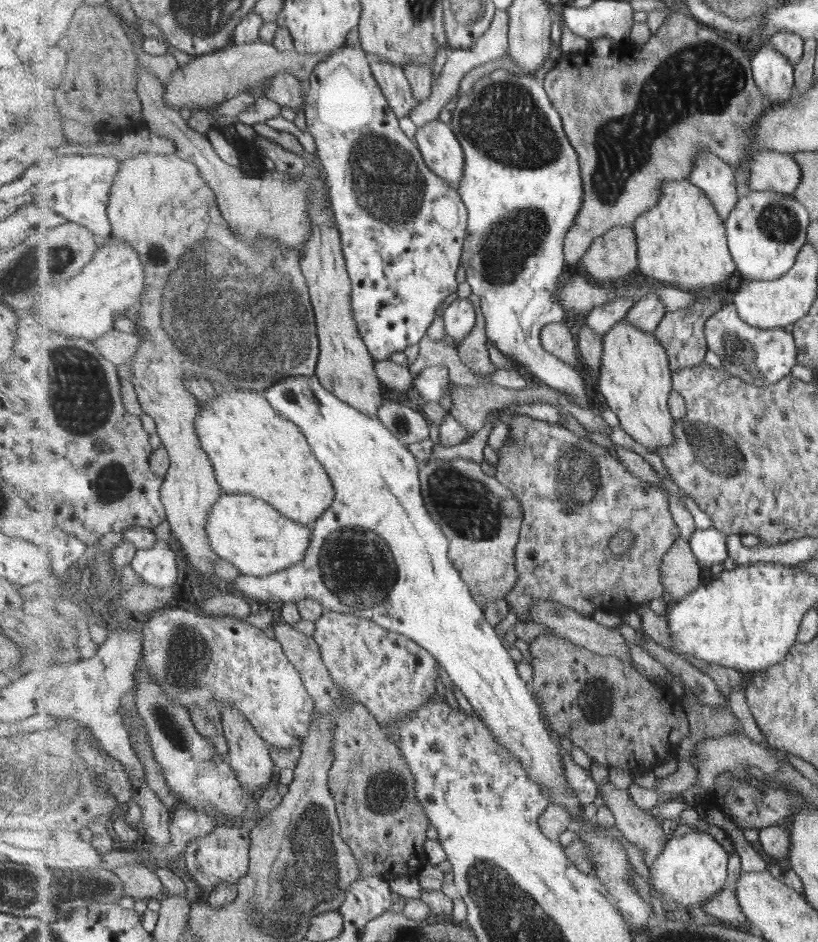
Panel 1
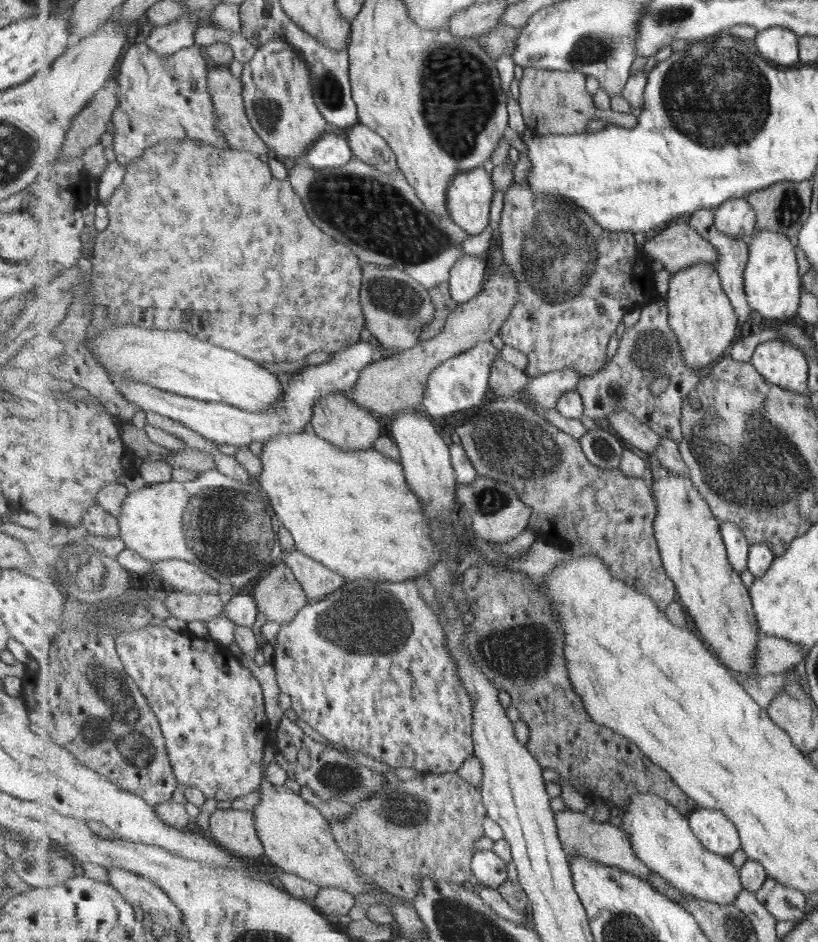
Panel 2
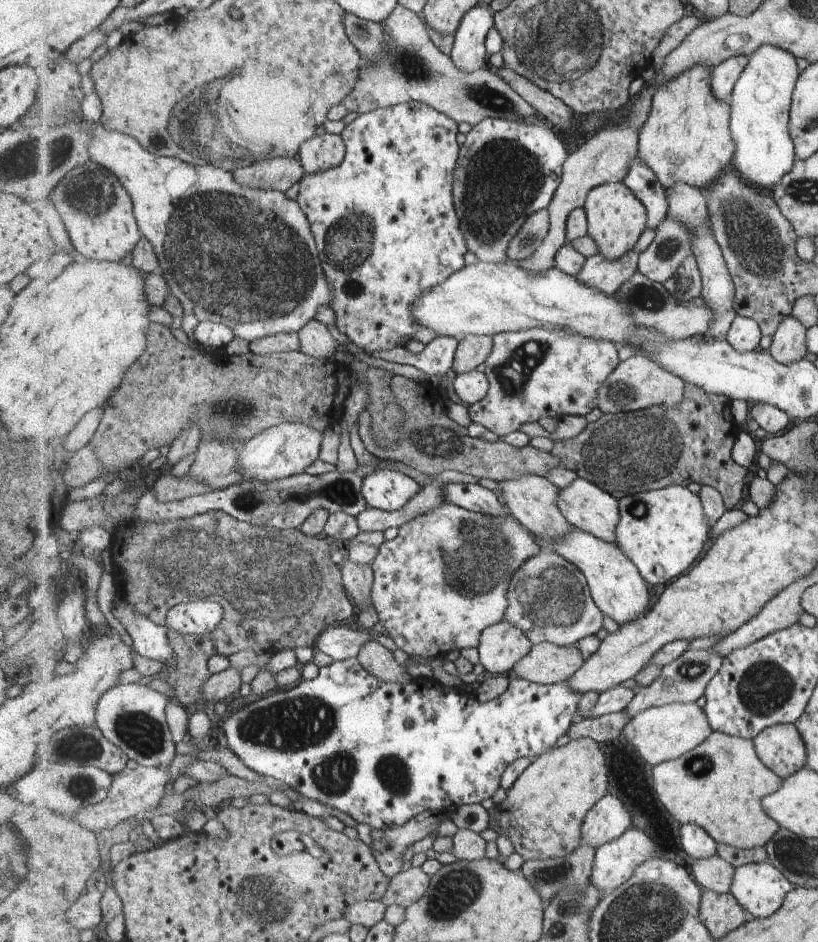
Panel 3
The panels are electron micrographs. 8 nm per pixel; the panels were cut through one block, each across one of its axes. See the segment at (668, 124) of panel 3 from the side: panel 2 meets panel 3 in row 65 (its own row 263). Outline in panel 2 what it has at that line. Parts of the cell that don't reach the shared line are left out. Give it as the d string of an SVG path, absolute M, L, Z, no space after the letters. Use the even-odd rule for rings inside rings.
M699 262L672 274L667 302L670 326L679 338L685 364L703 373L710 371L731 350L739 325L737 310L723 288L716 266Z

